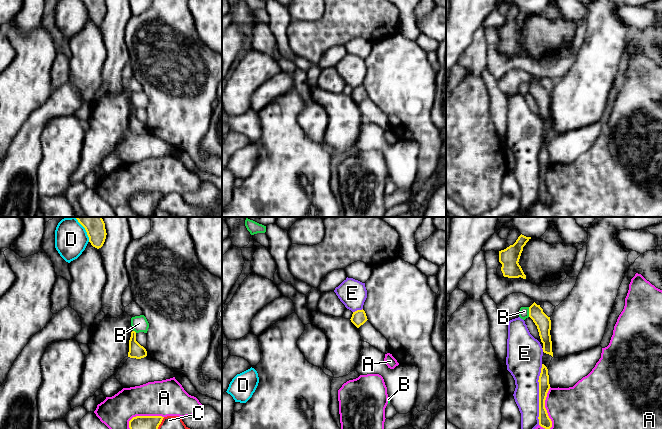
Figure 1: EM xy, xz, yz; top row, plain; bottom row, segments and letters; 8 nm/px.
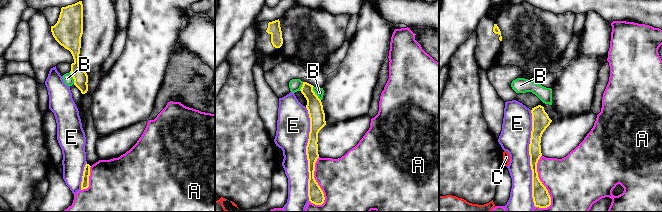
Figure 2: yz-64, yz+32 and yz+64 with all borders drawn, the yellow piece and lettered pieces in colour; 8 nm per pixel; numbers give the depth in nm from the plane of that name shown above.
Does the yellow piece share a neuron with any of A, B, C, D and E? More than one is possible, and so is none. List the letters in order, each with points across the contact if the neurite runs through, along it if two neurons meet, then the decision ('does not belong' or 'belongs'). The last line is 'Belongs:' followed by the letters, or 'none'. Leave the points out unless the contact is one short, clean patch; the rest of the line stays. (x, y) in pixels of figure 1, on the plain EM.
A: does not belong
B: border yz (528, 83), (529, 92); does not belong
C: does not belong
D: does not belong
E: does not belong
Belongs: none

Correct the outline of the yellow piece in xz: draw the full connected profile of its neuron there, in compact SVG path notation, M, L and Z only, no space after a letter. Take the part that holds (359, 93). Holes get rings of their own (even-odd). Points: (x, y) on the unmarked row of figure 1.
M362 85L362 86L357 86L357 87L353 88L350 96L357 104L359 104L368 95L367 95L365 87Z

